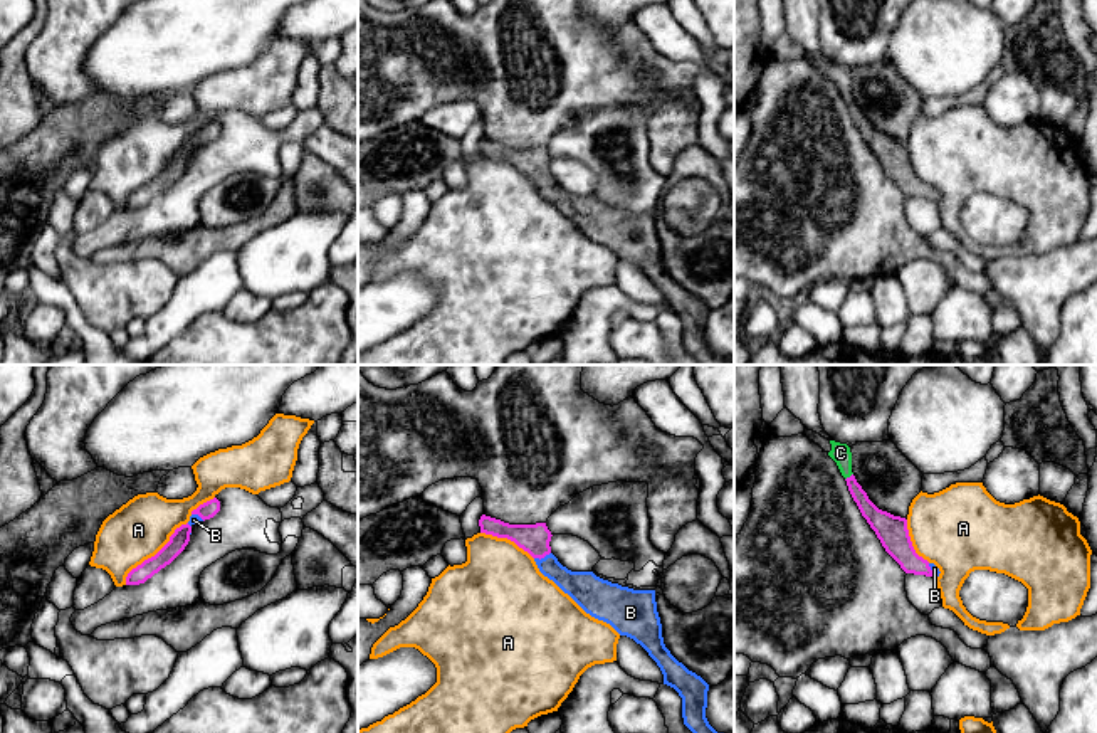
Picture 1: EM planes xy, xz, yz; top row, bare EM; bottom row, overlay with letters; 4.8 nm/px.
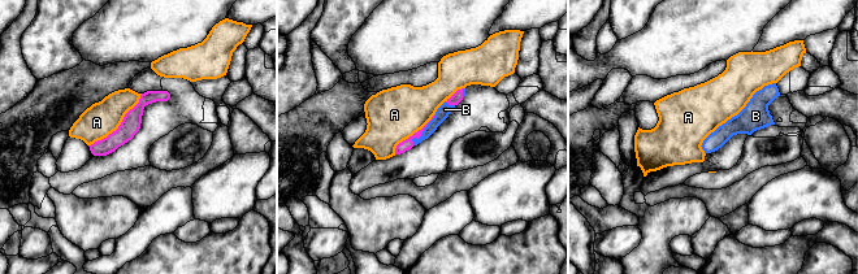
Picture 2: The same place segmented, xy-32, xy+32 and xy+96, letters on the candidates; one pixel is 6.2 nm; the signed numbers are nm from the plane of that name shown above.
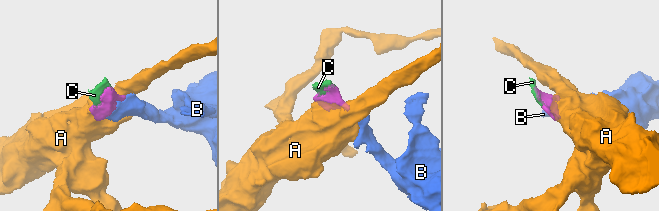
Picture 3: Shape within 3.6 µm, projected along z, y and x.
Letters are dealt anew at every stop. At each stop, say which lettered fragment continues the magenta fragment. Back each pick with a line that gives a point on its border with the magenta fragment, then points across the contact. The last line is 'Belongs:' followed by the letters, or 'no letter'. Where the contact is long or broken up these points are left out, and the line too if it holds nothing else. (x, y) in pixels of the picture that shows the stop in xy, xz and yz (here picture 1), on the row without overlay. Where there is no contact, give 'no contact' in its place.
B: xz (541, 180) | across xz (535, 162), (541, 180), (566, 204), (583, 210)
C: yz (850, 100) | across yz (879, 143), (862, 125), (850, 100), (840, 76)
Belongs: B, C

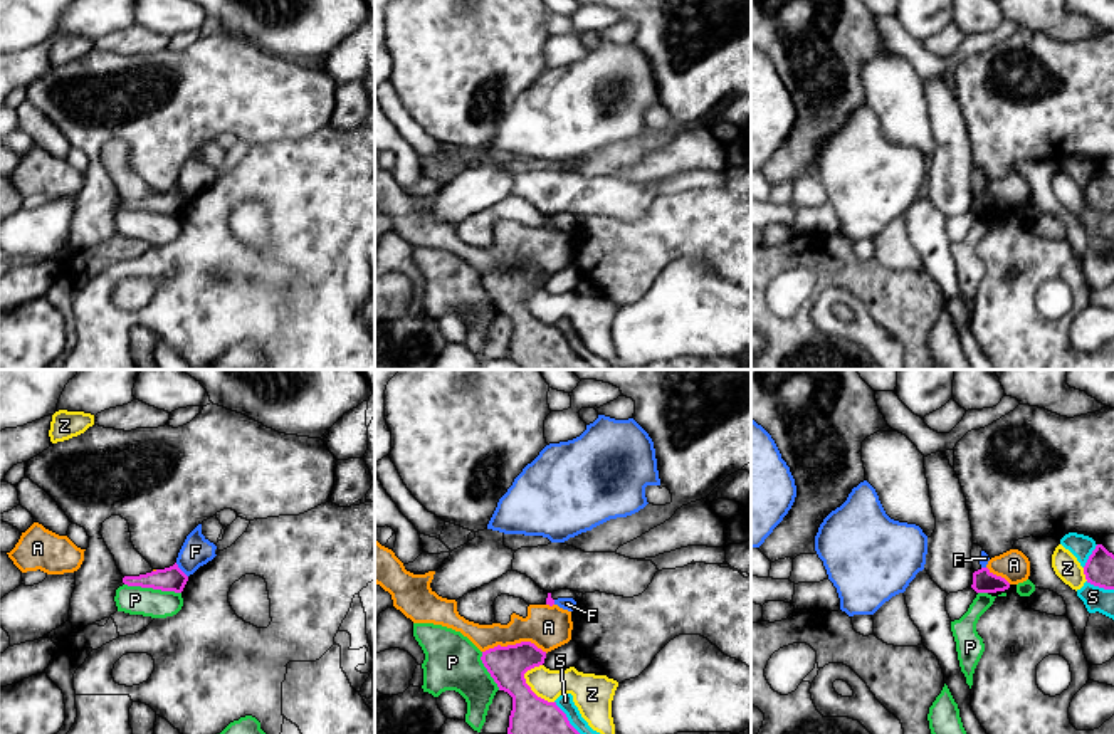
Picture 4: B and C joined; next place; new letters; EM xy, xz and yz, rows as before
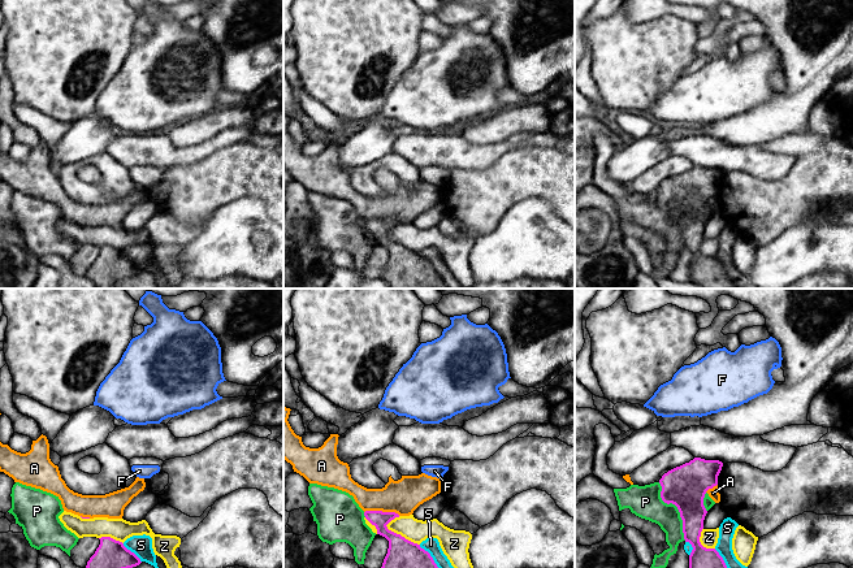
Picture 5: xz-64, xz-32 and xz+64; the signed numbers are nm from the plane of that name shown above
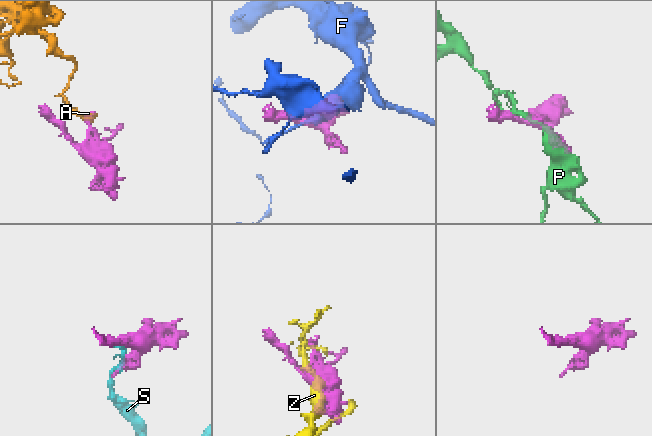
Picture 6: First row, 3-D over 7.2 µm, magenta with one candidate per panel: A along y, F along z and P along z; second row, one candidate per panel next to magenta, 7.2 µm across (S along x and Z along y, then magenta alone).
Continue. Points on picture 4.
Belongs: no letter

